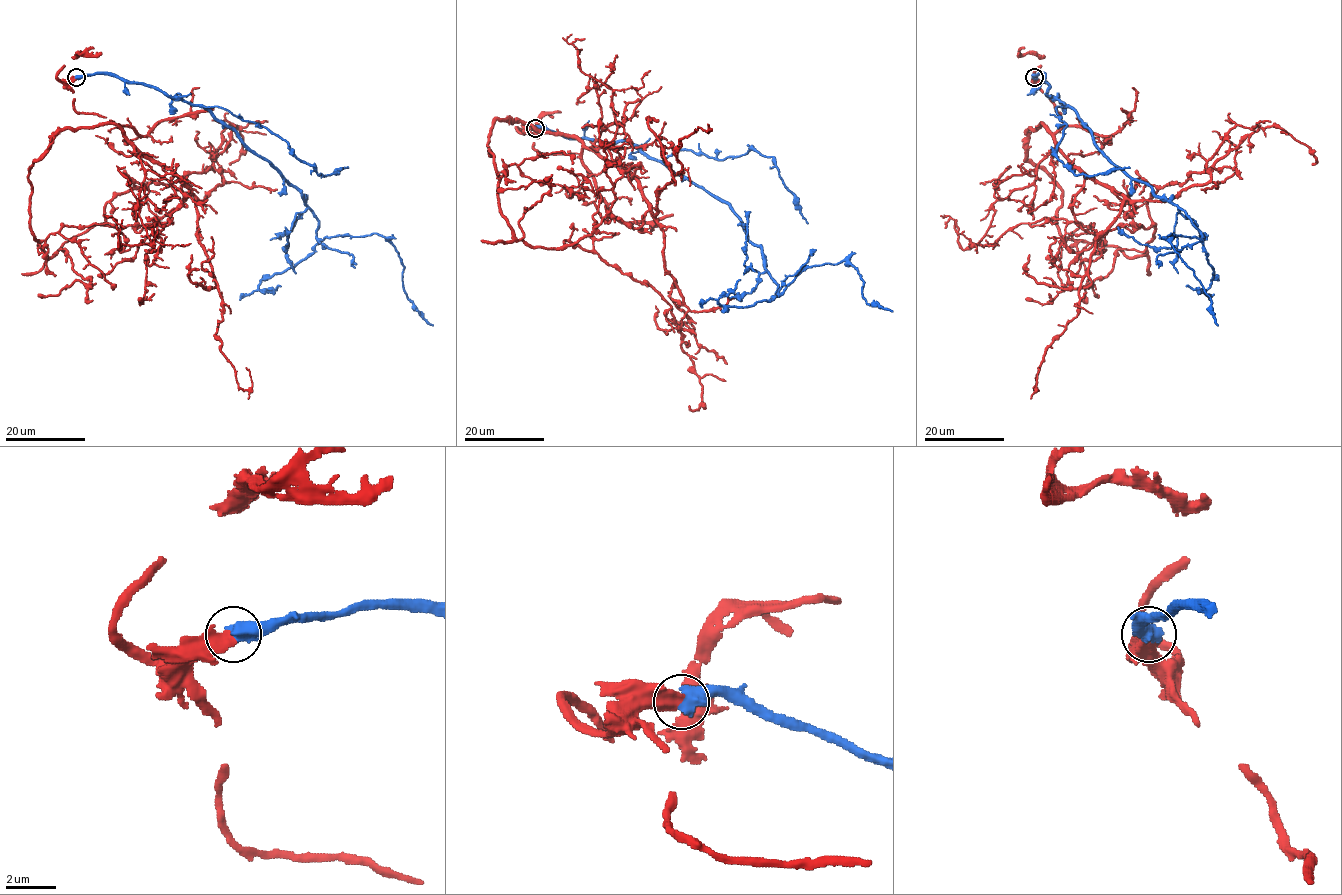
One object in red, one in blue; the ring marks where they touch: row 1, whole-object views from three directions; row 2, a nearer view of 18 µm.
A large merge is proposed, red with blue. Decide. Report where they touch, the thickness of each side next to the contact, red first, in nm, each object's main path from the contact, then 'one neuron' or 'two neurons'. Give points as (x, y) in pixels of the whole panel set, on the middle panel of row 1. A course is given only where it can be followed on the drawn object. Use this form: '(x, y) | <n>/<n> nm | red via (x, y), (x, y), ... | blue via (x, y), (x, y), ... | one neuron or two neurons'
(535, 128) | 550/700 nm | red via (535, 128), (537, 152), (640, 167), (605, 169), (609, 212), (564, 241), (671, 308), (702, 386), (689, 405) | blue via (535, 128), (635, 144), (725, 201), (761, 248), (777, 295), (806, 268), (847, 261), (866, 303), (892, 311) | two neurons

